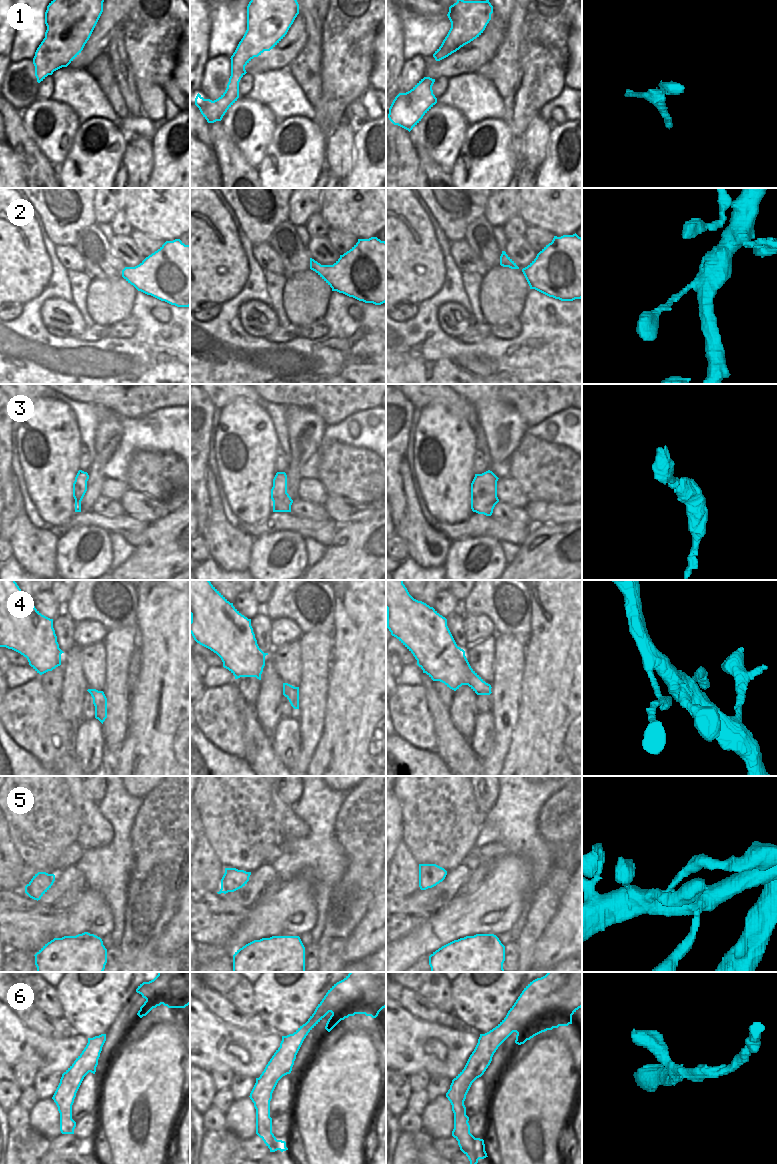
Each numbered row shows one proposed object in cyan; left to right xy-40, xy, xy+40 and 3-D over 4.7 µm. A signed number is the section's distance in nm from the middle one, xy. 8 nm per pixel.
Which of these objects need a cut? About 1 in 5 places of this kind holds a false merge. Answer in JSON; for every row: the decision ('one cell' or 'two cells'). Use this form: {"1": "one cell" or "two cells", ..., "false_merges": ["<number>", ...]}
{"1": "one cell", "2": "one cell", "3": "one cell", "4": "one cell", "5": "one cell", "6": "one cell", "false_merges": []}

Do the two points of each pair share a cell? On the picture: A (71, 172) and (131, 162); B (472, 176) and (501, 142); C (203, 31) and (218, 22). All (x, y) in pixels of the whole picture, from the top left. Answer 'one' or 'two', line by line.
A: two
B: one
C: two

